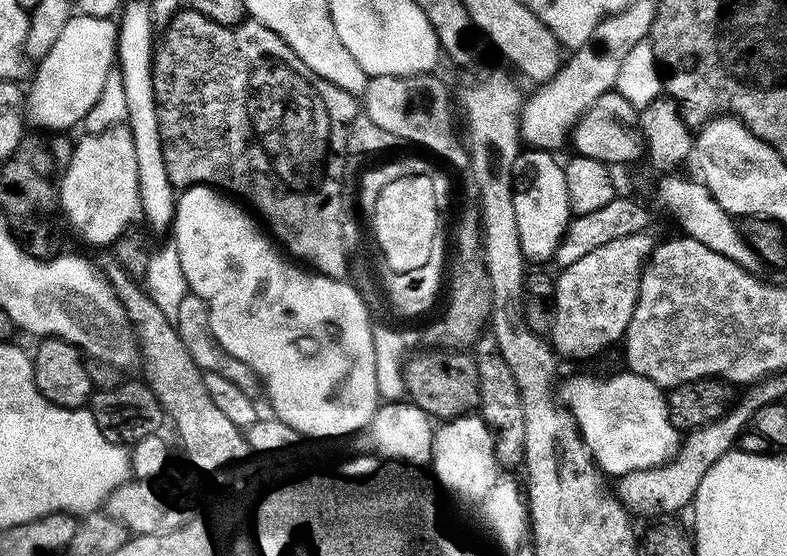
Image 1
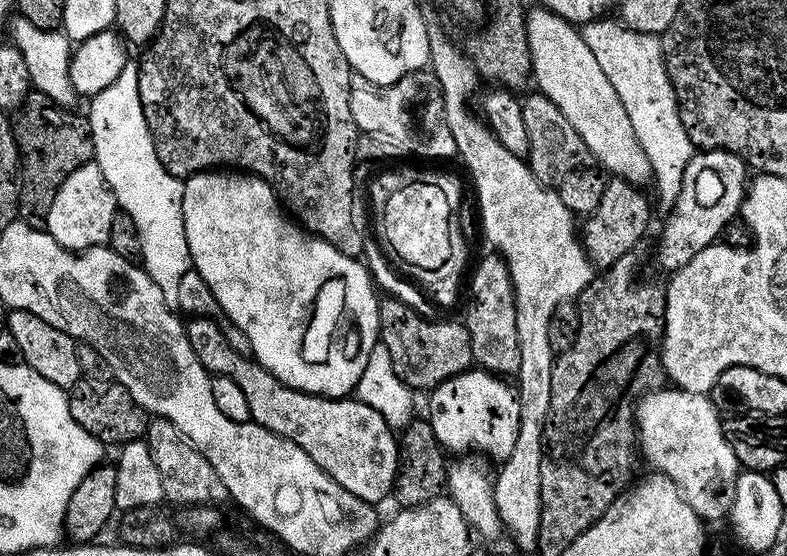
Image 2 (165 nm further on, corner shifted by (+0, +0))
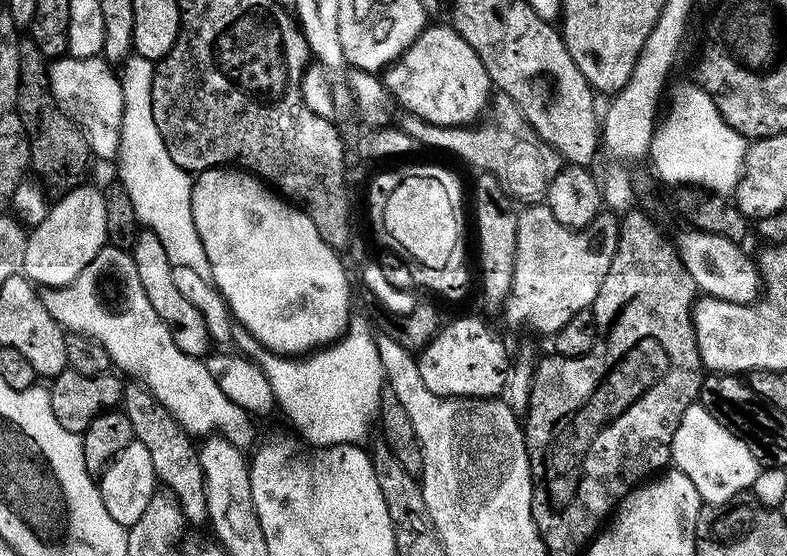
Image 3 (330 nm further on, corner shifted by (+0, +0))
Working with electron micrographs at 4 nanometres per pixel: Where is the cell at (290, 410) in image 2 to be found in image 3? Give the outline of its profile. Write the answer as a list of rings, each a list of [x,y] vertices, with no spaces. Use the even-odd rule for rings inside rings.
[[[147,230],[141,231],[130,251],[134,258],[134,266],[138,266],[138,278],[142,278],[146,298],[150,298],[150,306],[154,306],[158,318],[166,322],[170,330],[170,338],[174,338],[174,346],[178,346],[182,354],[190,354],[197,358],[203,357],[209,351],[207,350],[208,344],[210,345],[208,327],[198,308],[191,302],[186,302],[186,297],[180,293],[178,286],[174,286],[172,277],[174,266],[170,258],[166,258],[166,250],[162,247],[162,242],[158,242],[158,234]]]

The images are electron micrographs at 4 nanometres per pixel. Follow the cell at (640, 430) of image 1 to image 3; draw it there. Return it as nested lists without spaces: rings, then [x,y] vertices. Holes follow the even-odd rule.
[[[699,402],[691,404],[682,414],[682,422],[674,434],[671,463],[694,482],[694,490],[698,490],[701,501],[708,506],[735,501],[739,492],[751,489],[762,471],[754,454],[746,450],[746,442],[734,438],[726,426],[714,422]]]

